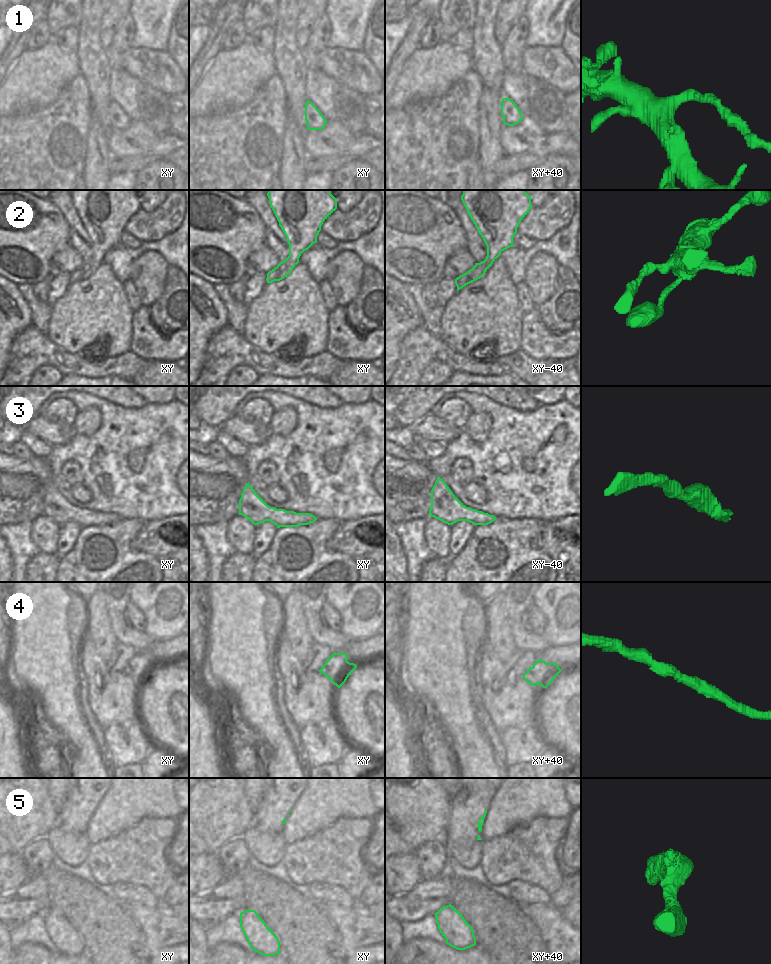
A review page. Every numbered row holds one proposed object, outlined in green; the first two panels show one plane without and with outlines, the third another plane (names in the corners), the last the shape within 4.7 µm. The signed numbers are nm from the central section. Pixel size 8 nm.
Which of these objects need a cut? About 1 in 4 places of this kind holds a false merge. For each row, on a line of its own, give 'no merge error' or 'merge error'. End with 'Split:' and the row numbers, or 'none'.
1: merge error
2: no merge error
3: no merge error
4: no merge error
5: no merge error
Split: 1

